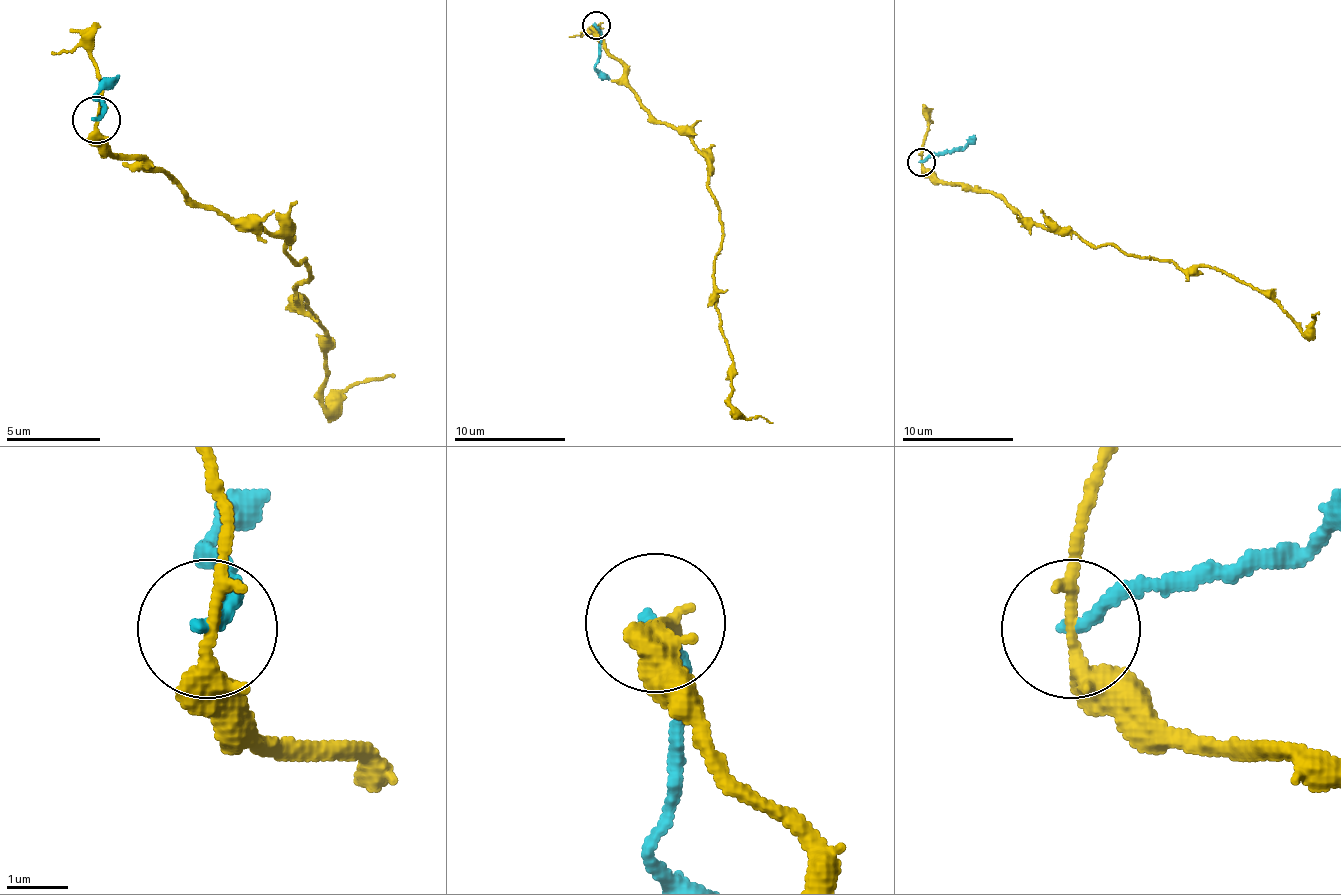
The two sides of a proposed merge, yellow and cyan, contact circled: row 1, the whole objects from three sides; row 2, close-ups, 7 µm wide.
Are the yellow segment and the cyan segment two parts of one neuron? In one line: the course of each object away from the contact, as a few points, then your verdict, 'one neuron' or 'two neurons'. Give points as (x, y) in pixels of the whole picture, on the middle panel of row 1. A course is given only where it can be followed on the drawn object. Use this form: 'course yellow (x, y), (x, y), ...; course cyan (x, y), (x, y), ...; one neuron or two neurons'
course yellow (595, 26), (634, 96), (707, 160), (721, 233), (712, 286), (732, 367), (729, 404), (771, 423); course cyan (595, 26), (601, 40), (595, 65), (609, 79); two neurons

